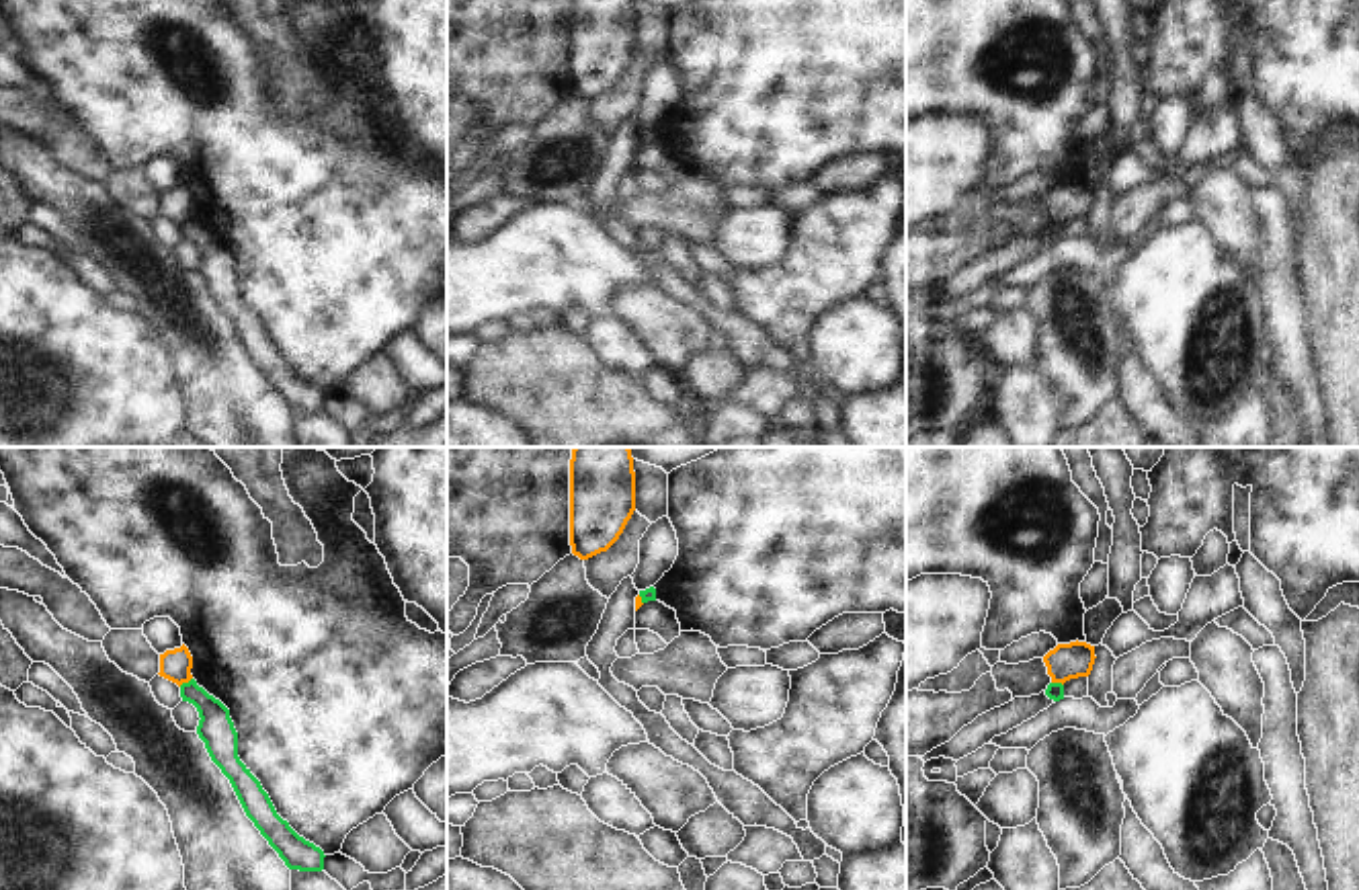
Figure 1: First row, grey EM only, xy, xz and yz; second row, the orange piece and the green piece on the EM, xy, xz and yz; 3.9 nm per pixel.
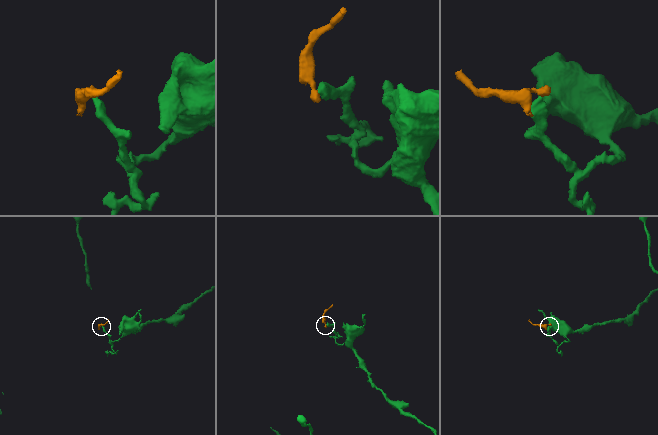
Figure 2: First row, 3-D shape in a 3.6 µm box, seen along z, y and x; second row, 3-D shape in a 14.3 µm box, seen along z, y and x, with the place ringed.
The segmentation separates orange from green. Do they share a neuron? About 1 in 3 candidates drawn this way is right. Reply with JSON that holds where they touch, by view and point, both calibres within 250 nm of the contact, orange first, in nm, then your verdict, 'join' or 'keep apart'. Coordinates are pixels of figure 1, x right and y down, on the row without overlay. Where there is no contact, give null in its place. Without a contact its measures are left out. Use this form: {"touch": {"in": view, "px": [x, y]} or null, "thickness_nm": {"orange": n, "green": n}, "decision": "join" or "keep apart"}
{"touch": {"in": "xy", "px": [185, 222]}, "thickness_nm": {"orange": 130, "green": 140}, "decision": "keep apart"}

